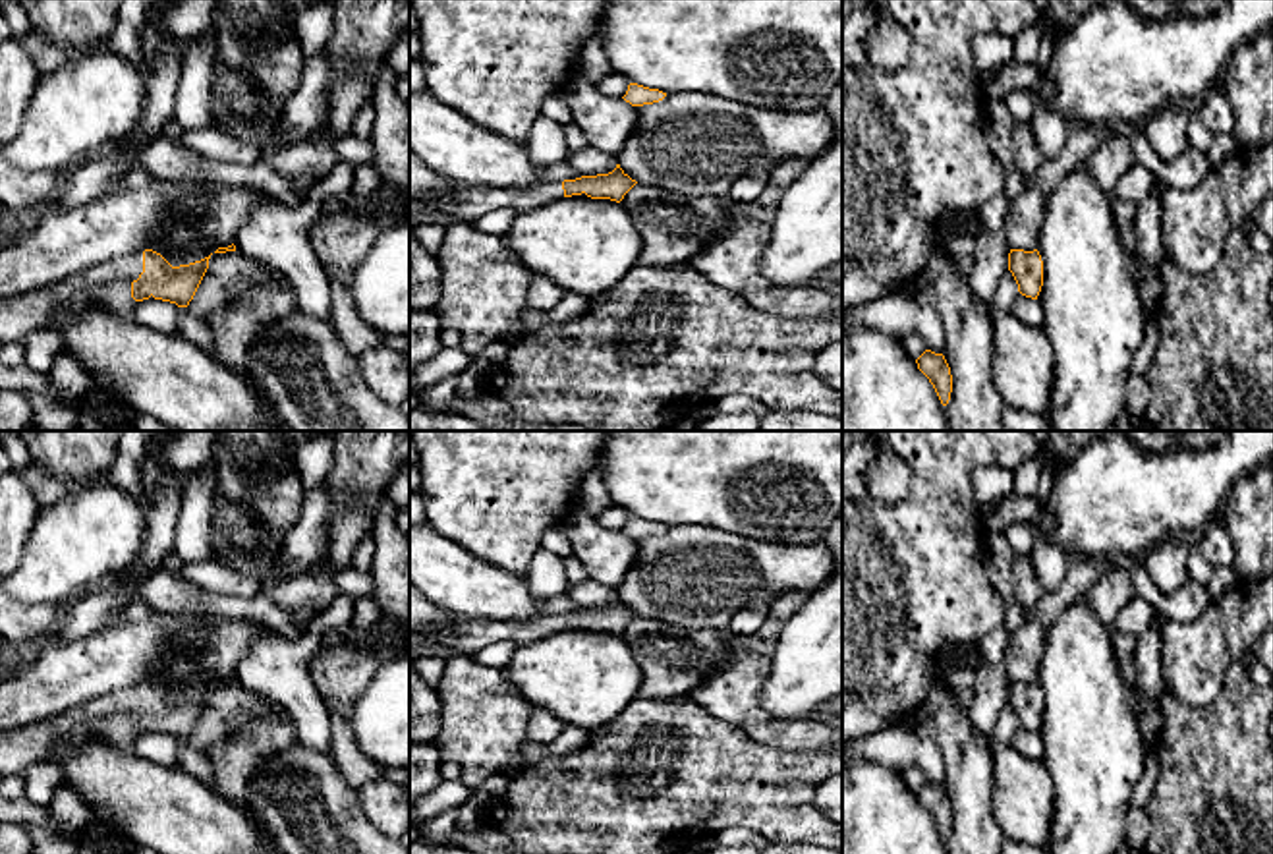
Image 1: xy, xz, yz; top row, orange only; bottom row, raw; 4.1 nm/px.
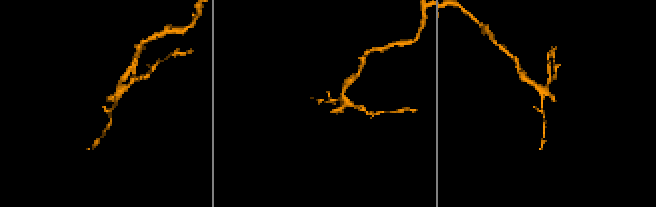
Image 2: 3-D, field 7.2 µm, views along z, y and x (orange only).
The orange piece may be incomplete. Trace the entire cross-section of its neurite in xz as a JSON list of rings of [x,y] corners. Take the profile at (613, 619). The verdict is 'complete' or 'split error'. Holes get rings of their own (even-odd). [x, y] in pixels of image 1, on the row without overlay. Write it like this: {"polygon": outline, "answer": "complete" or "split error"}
{"polygon": [[[620,597],[608,607],[581,609],[564,614],[537,614],[522,622],[489,622],[456,616],[446,612],[452,620],[448,630],[429,630],[423,636],[431,638],[448,651],[475,655],[479,649],[495,641],[510,641],[514,645],[527,645],[562,630],[591,630],[610,632],[620,636],[624,628],[637,616]]], "answer": "split error"}

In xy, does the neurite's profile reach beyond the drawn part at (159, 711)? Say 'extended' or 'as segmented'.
extended

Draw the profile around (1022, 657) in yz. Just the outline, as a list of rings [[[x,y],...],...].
[[[1026,618],[1012,634],[1004,651],[1004,672],[1010,682],[1033,684],[1041,665],[1045,626]]]

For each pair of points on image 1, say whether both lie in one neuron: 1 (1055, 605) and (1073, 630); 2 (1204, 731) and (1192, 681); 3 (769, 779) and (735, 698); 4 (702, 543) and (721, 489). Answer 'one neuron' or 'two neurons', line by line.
1: two neurons
2: two neurons
3: two neurons
4: two neurons

